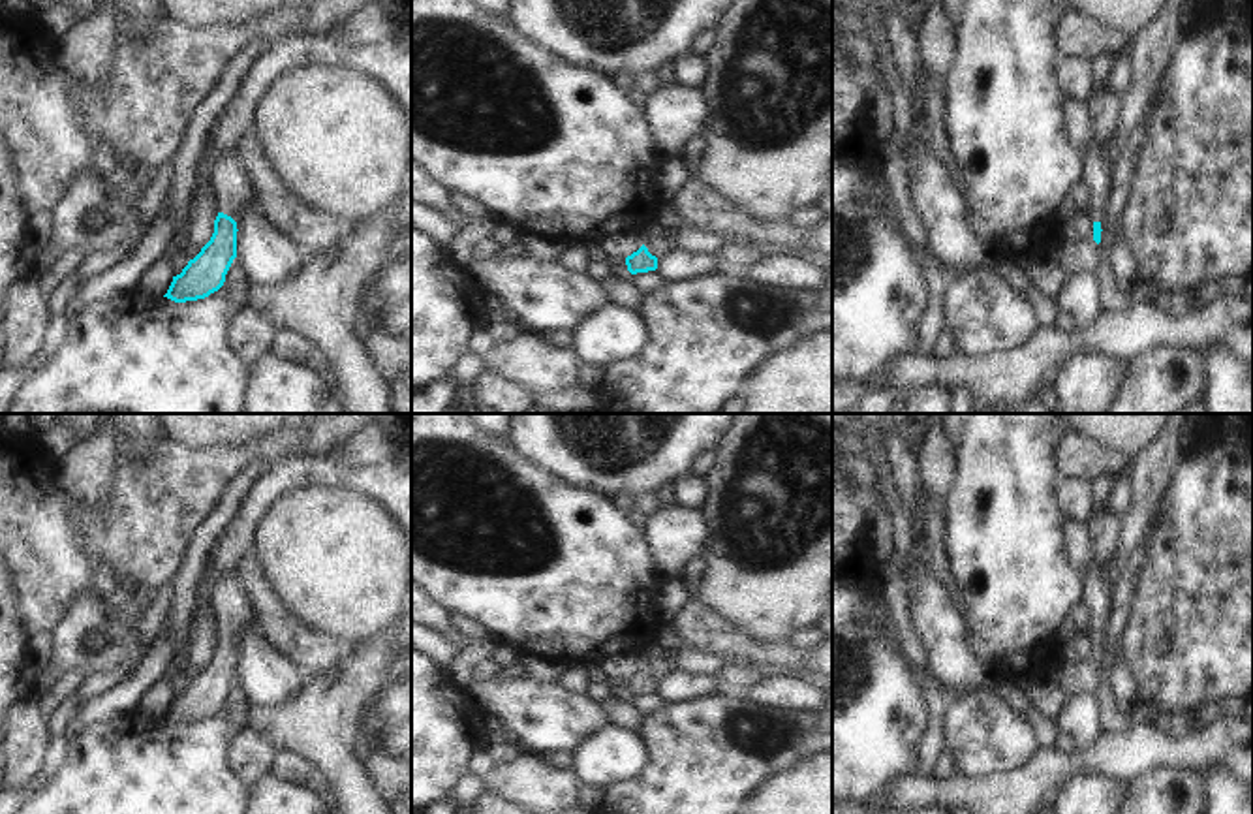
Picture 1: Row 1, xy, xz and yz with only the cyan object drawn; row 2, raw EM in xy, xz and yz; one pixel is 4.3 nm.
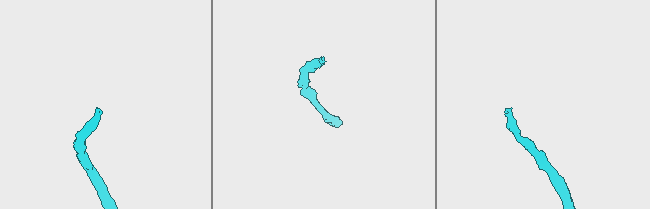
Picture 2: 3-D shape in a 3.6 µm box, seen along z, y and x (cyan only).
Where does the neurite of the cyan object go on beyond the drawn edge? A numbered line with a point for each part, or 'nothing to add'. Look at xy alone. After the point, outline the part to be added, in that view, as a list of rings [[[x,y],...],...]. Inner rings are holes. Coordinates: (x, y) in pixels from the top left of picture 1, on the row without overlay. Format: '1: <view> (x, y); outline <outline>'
1: xy (232, 610); outline [[[237,570],[214,583],[207,594],[218,634],[224,634],[239,643],[246,626],[254,620],[250,600],[240,585]]]

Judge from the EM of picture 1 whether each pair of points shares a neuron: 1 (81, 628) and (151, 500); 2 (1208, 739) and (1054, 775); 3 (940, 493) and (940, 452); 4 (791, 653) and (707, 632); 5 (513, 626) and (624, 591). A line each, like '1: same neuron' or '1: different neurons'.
1: different neurons
2: same neuron
3: same neuron
4: same neuron
5: same neuron

